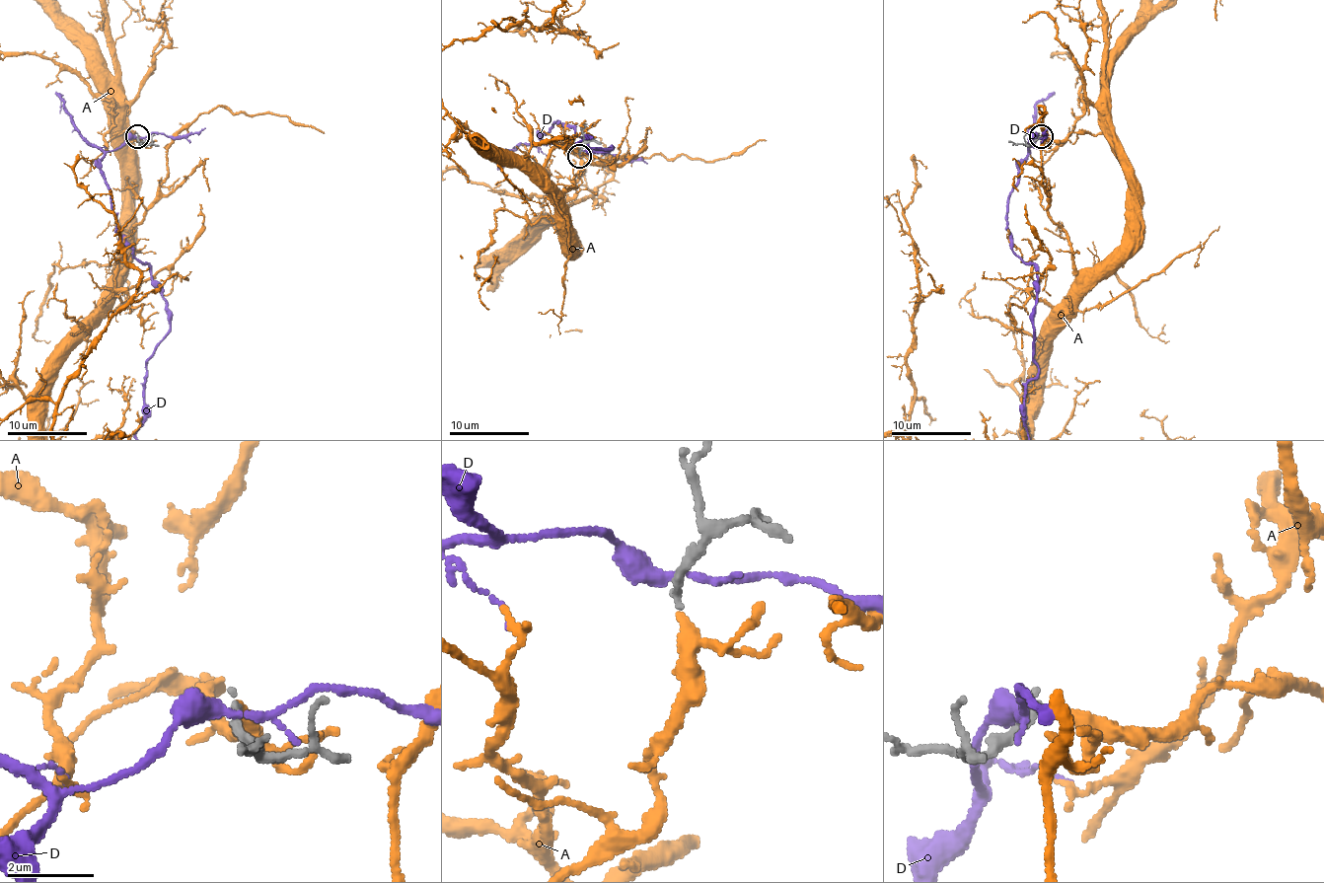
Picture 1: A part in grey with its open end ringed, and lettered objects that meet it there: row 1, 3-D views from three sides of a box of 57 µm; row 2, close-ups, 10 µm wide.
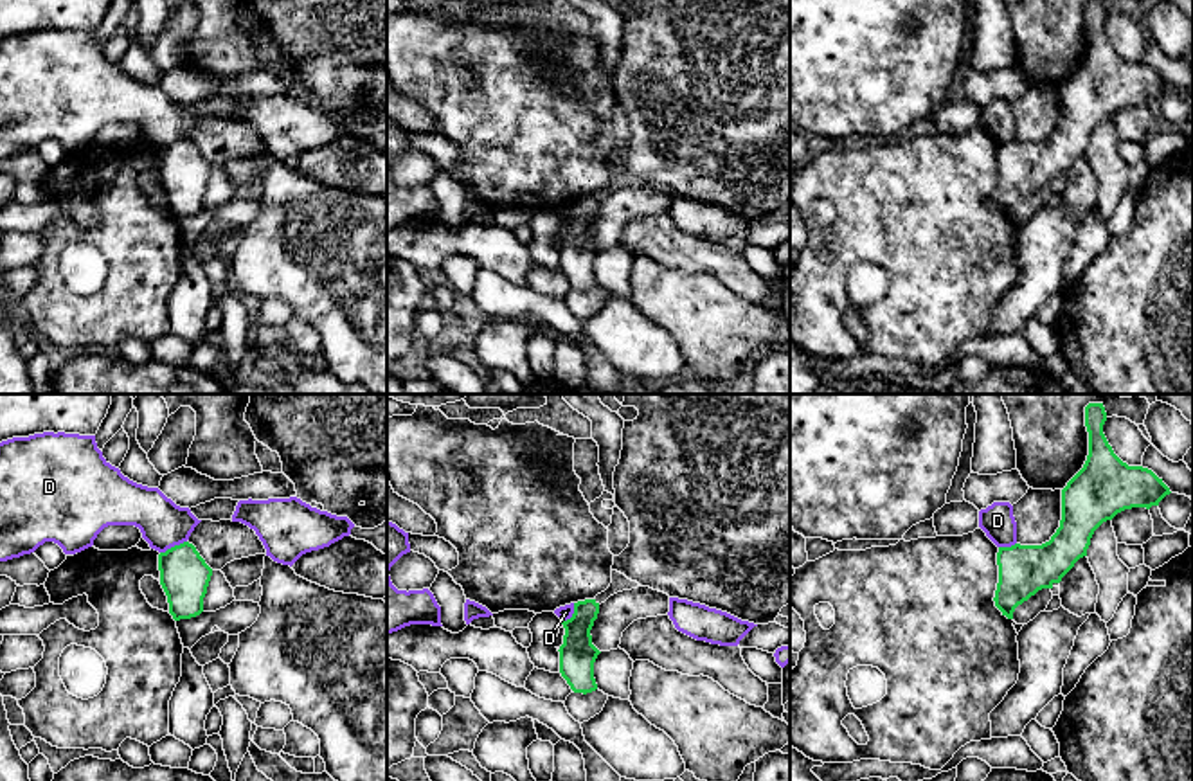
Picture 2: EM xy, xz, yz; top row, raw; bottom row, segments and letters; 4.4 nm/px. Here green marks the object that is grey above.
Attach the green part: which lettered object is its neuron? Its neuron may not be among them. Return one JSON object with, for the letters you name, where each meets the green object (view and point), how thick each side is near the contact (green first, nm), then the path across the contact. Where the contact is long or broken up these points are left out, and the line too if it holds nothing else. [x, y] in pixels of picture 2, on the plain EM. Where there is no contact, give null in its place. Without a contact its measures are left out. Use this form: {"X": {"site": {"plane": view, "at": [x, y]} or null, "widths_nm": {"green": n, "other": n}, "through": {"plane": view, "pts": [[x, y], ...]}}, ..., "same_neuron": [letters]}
{"A": {"site": null}, "same_neuron": ["A"]}

